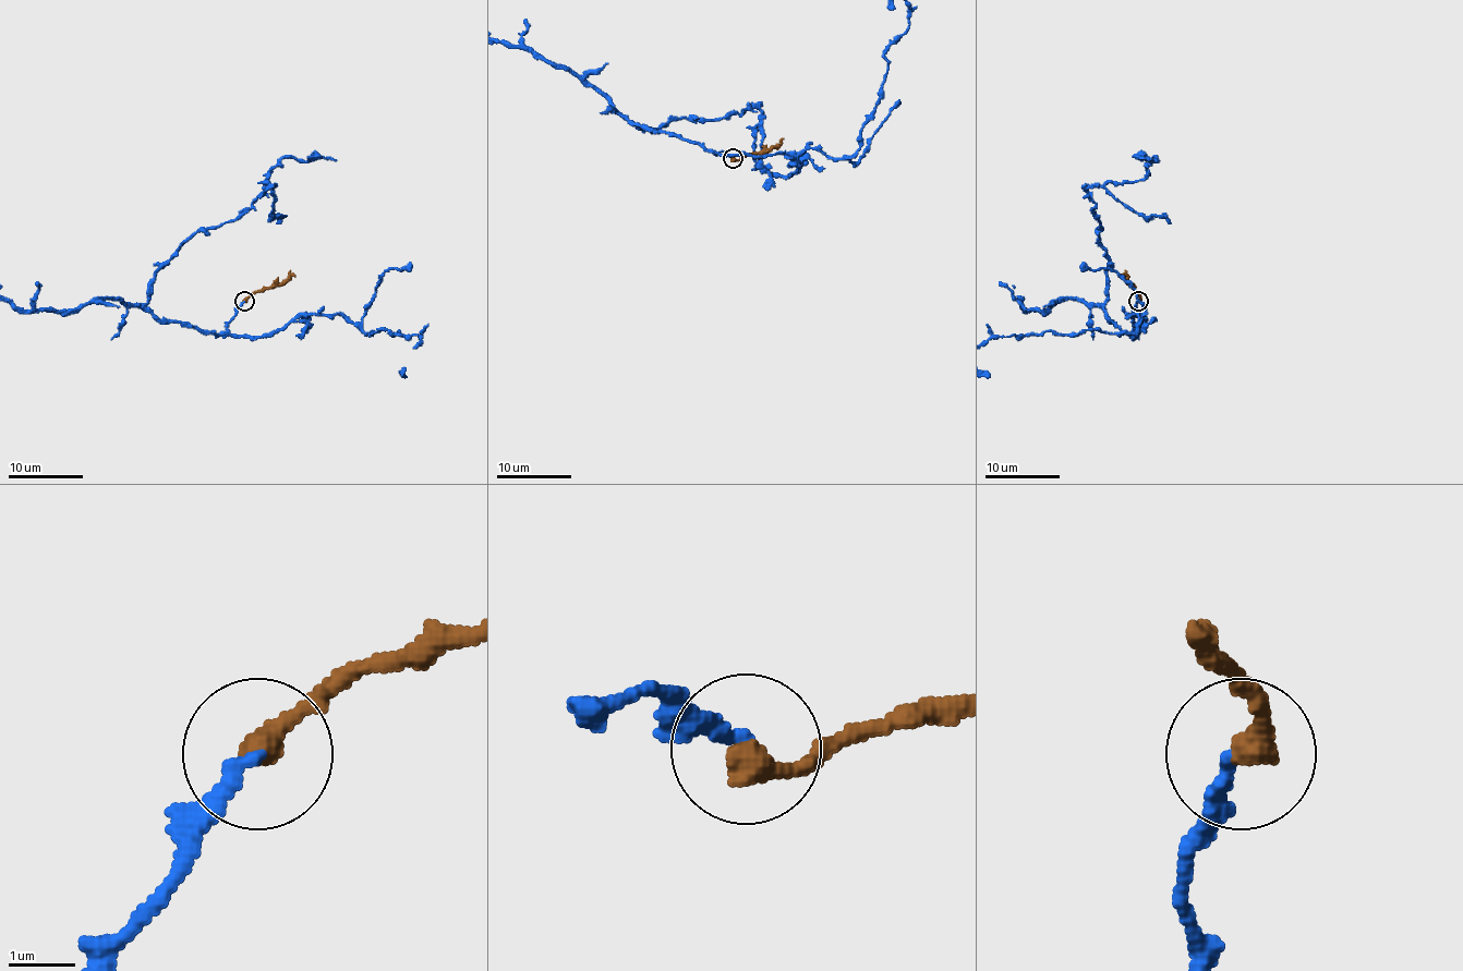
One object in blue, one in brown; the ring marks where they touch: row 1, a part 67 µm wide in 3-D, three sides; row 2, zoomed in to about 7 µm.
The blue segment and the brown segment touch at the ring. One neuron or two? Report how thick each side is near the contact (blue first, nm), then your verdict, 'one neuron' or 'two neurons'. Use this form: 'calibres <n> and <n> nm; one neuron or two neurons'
calibres 220 and 440 nm; one neuron

